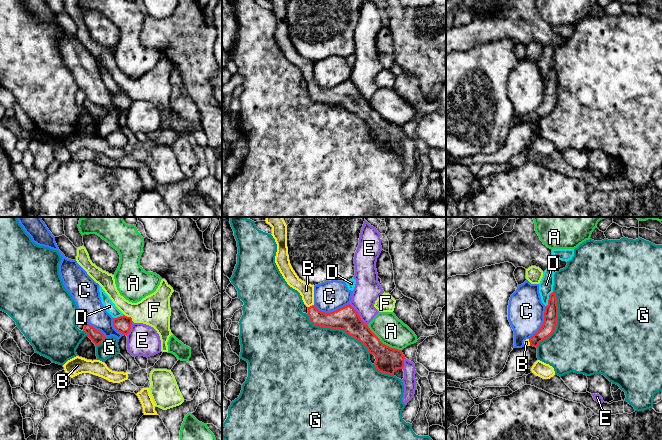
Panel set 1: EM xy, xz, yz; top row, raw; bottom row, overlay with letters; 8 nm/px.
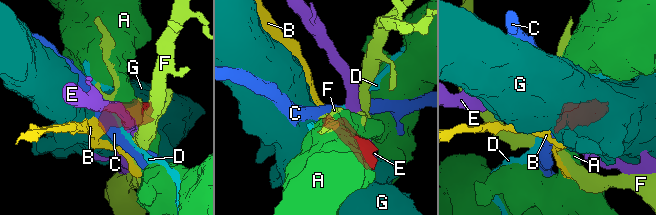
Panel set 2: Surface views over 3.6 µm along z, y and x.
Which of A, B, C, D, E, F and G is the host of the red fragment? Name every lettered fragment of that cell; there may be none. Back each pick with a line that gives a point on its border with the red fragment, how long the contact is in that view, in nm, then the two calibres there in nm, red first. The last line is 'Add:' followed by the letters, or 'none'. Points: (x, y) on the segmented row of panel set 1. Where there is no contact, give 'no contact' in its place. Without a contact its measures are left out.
B: contact xz (310, 306); length 50 nm; calibres 150 and 120 nm
Add: B

